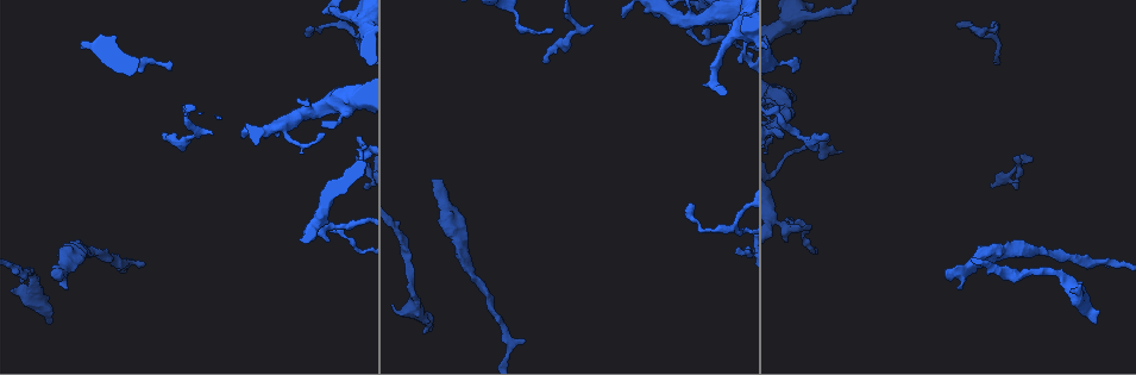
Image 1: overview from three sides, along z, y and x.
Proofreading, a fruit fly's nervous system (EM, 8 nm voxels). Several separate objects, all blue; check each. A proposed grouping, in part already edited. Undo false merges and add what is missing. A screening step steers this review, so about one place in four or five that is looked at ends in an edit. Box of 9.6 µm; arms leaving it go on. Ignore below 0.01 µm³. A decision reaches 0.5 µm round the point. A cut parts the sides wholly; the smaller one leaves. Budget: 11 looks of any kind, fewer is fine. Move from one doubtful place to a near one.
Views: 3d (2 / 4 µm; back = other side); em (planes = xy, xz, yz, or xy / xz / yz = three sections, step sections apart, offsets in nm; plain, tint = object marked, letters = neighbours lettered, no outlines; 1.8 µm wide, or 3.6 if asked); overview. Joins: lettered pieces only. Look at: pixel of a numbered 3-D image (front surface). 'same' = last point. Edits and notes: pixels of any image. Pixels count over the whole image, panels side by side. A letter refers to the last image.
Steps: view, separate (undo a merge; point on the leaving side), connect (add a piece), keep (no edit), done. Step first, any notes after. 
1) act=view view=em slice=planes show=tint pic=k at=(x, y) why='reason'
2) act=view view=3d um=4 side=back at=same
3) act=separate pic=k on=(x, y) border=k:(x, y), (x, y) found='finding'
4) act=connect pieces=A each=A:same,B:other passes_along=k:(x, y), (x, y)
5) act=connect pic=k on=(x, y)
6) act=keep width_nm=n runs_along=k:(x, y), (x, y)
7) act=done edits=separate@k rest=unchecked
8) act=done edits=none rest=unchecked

act=view view=em slice=yz step=8 show=tint pic=1 at=(991, 29) why='a narrow waist'

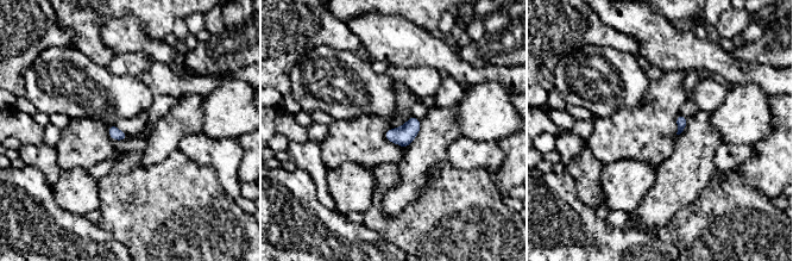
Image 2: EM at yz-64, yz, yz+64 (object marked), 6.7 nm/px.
act=view view=em slice=yz step=8 show=letters at=same why='see the neighbours'

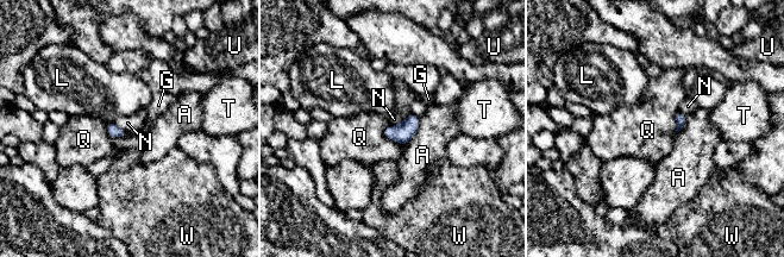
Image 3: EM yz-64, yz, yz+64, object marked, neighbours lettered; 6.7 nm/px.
act=keep each=A:other,G:other,L:other,N:other,Q:other,T:other,U:other,W:other found='one cell here'

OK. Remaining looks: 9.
act=view view=3d um=4 pic=1 at=(242, 135) why='free end'

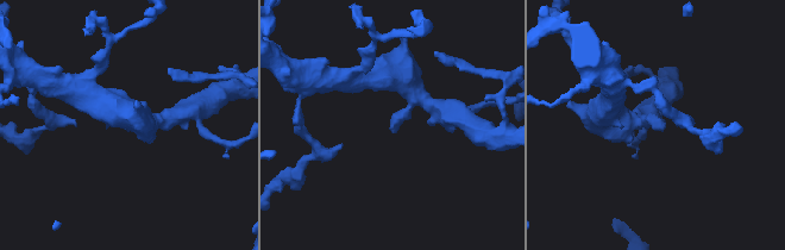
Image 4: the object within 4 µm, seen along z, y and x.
act=view view=em slice=xz step=4 show=tint pic=4 at=(664, 128) why='now the EM'

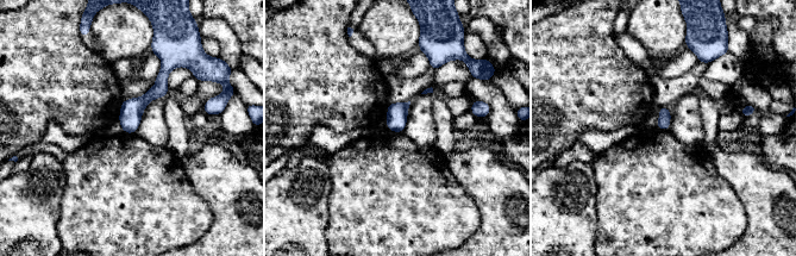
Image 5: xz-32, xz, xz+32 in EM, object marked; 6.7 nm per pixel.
act=view view=em slice=planes show=letters at=same why='cut it another way'

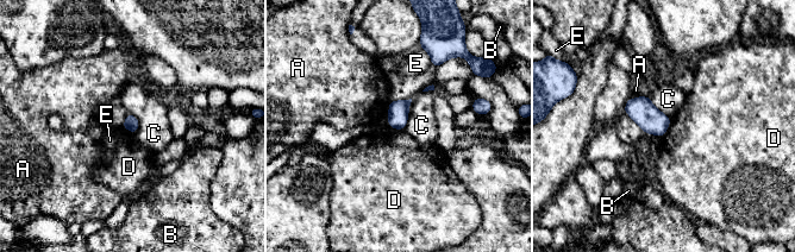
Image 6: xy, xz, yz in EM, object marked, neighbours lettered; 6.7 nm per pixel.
act=keep longest_contact=C:220nm each=A:other,B:other,C:other,D:other,E:other border=6:(671, 119), (662, 136) found='none of them fits'

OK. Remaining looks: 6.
act=view view=em slice=planes show=letters pic=1 at=(434, 181) why='branch stops here'

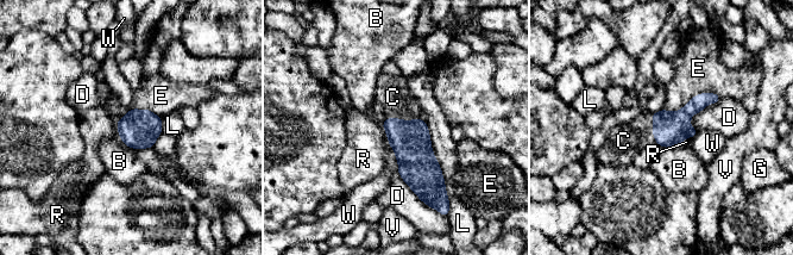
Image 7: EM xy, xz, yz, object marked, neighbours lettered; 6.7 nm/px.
act=connect pieces=C each=B:other,C:same,D:other,E:other,G:other,L:other,R:other,V:other,W:other passes_along=7:(410, 140), (401, 119), (392, 97) found='the cell continues'

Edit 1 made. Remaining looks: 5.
act=view view=3d um=2 pic=1 at=(48, 323) why='an open end'

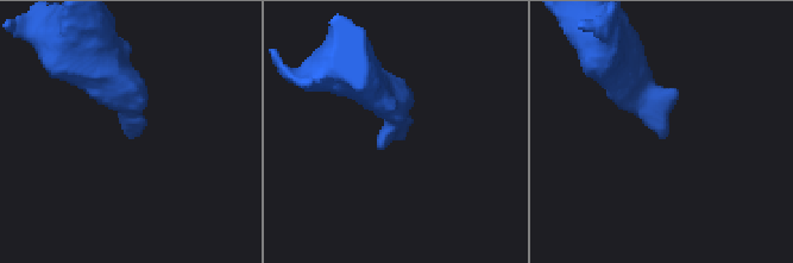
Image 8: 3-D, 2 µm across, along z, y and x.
act=view view=em slice=xz step=16 show=letters pic=8 at=(397, 135)

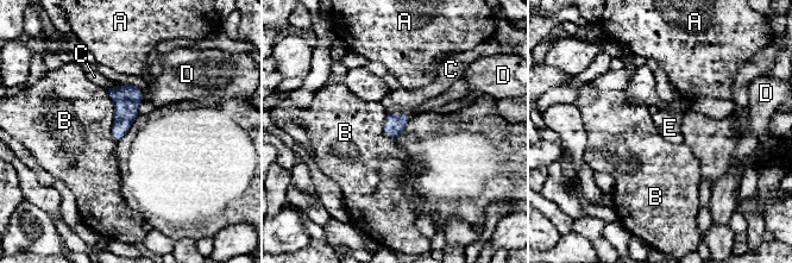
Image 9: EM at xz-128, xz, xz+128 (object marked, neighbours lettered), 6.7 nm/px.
act=view view=em slice=planes show=letters at=same

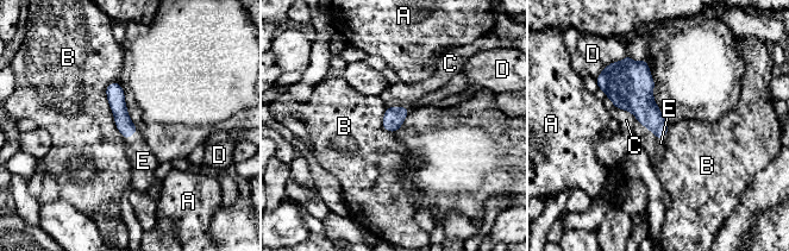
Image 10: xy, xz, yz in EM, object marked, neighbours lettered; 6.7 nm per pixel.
act=connect pieces=E each=A:other,B:other,C:other,D:other,E:same passes_along=10:(124, 124), (131, 135), (143, 161) found='it goes on there'

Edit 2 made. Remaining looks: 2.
act=done edits=connect@7,connect@10 rest=unchecked

